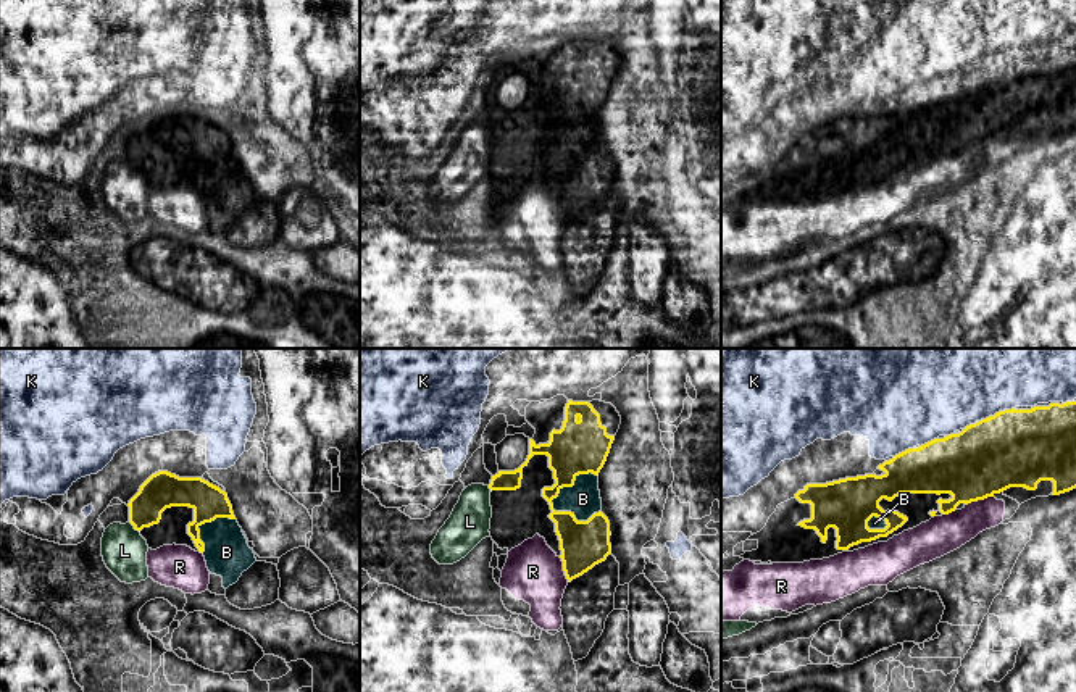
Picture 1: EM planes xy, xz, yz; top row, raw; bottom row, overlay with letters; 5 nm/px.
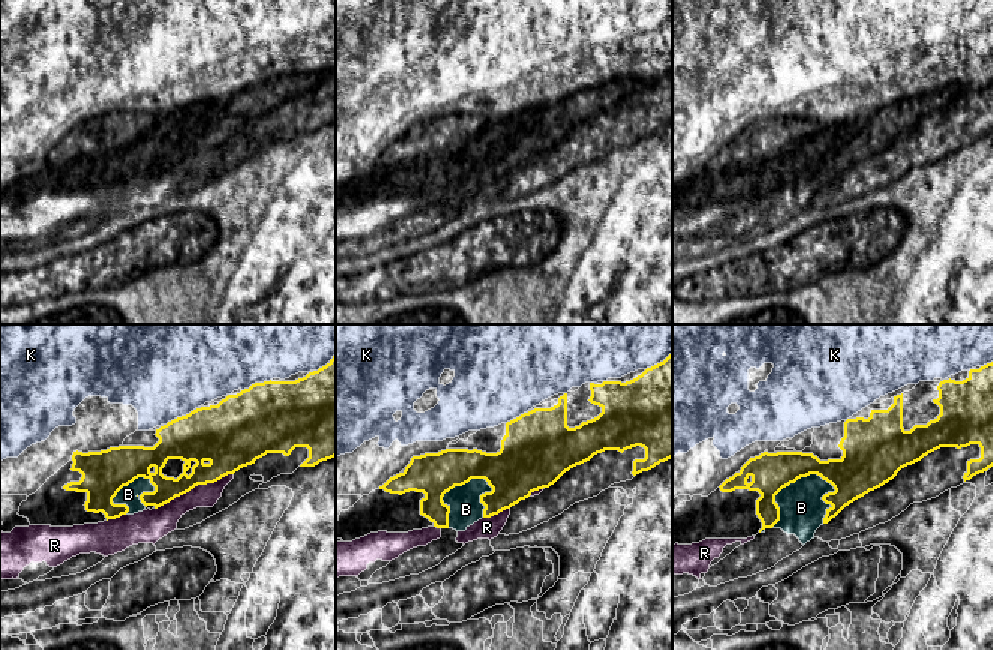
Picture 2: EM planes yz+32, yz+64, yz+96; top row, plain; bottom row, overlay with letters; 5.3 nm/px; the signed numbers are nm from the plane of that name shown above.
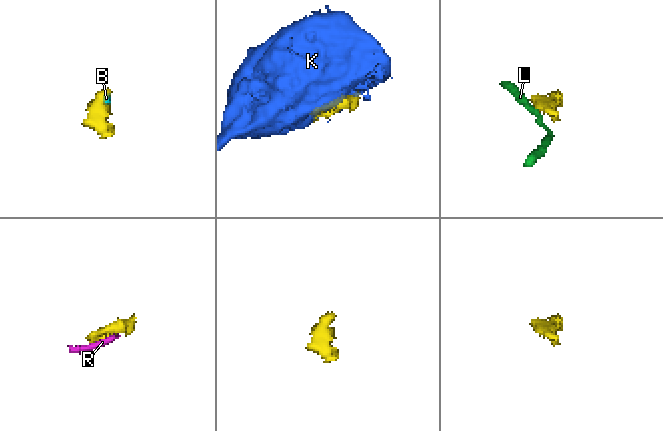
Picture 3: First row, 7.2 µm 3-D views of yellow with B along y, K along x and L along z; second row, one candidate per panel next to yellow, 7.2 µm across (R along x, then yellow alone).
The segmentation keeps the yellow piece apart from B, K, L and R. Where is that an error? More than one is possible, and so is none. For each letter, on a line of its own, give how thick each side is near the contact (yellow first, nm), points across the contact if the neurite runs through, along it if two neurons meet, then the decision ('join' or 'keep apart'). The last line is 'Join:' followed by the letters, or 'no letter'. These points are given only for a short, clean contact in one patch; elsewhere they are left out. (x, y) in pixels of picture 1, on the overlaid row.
B: 280 nm thick on the yellow side, 170 nm on the other; keep apart
K: 380 nm thick on the yellow side, 500 nm on the other; keep apart
L: 180 nm thick on the yellow side, 220 nm on the other; keep apart
R: 360 nm thick on the yellow side, 190 nm on the other; keep apart
Join: no letter

